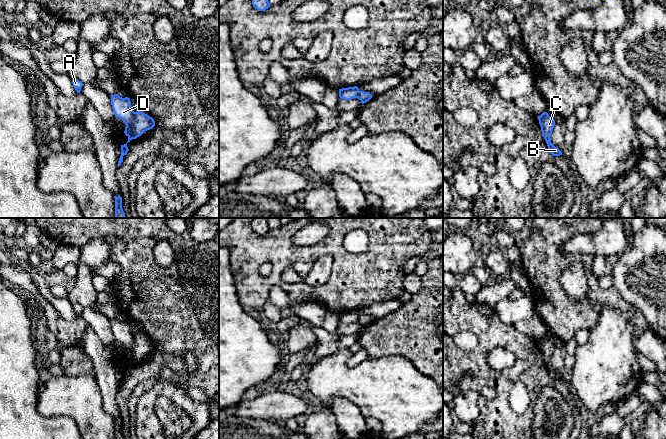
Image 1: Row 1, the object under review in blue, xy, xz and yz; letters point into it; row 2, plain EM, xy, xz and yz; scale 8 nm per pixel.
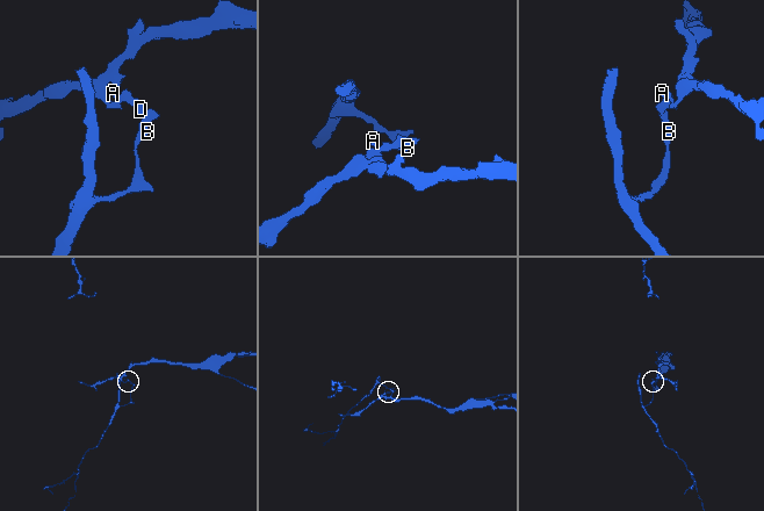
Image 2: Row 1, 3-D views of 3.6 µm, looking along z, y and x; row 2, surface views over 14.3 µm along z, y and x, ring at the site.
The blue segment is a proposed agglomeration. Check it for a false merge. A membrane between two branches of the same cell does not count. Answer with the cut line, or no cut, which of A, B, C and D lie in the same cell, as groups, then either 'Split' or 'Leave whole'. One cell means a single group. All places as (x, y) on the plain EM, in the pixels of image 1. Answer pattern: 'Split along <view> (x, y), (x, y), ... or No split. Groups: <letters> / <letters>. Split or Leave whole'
Split along xy (134, 336), (133, 343), (126, 349). Groups: A D / B C. Split

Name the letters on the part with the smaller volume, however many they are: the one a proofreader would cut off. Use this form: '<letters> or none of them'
B, C

